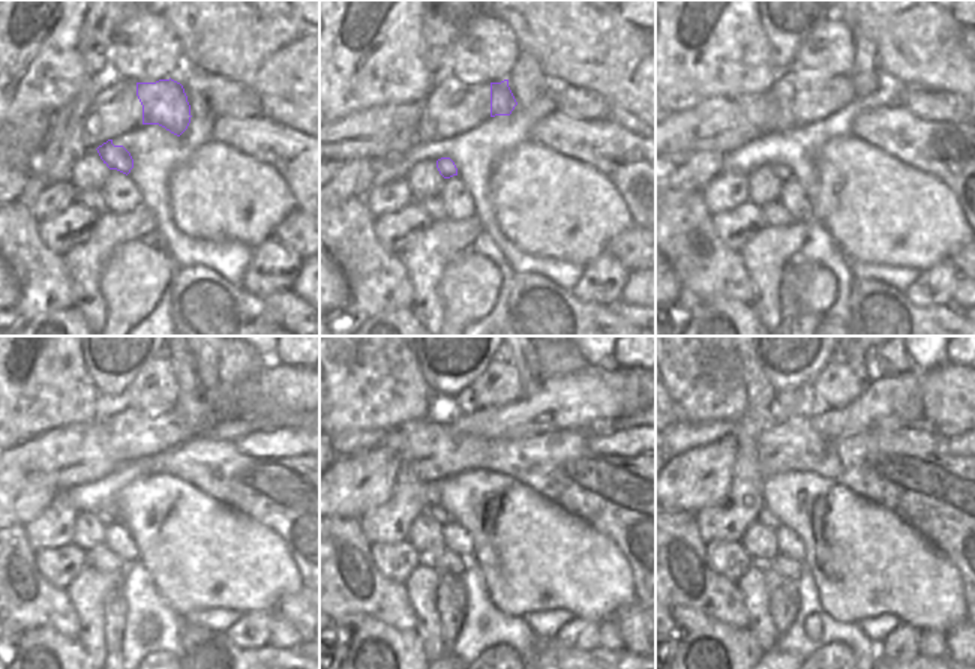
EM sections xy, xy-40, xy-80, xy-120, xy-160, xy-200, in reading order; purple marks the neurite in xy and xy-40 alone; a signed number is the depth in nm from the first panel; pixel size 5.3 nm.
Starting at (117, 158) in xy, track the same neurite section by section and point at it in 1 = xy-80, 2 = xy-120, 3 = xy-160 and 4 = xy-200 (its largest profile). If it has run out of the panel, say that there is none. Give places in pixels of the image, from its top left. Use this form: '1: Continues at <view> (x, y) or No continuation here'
1: Continues at xy-80 (780, 170)
2: Continues at xy-120 (107, 513)
3: Continues at xy-160 (431, 510)
4: Continues at xy-200 (764, 516)

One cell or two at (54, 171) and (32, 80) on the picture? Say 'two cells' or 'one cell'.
two cells

